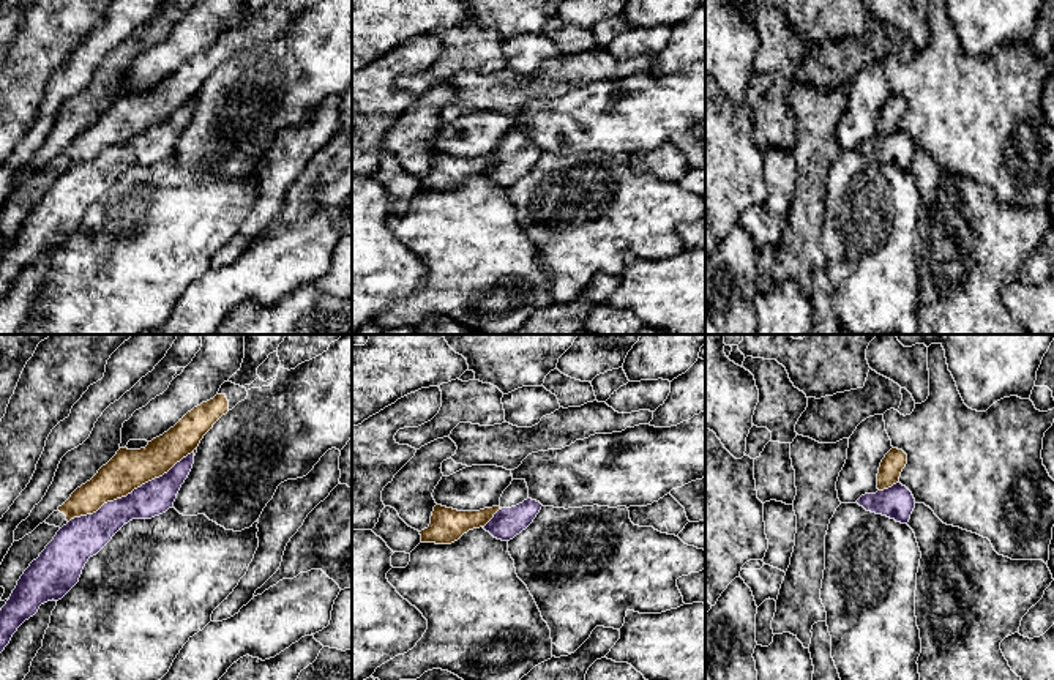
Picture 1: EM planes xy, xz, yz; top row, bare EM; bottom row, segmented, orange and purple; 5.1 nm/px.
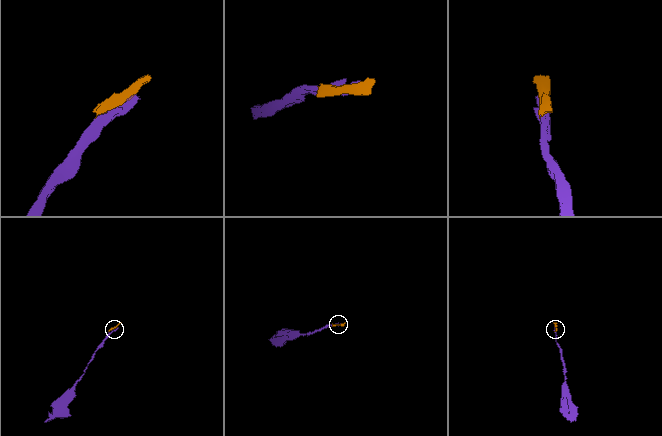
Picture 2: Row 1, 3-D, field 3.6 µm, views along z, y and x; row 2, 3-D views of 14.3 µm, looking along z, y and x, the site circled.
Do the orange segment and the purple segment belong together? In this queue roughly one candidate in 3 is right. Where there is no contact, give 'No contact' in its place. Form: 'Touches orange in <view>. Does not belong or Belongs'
Touches orange in xy. Does not belong

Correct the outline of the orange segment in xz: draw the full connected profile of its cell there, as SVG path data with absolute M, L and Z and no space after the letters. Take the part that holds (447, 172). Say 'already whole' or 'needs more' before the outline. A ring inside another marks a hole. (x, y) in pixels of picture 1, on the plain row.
already whole; M435 151L431 170L421 177L421 189L451 191L464 180L484 174L500 153L484 155L480 158L458 158L442 151Z

